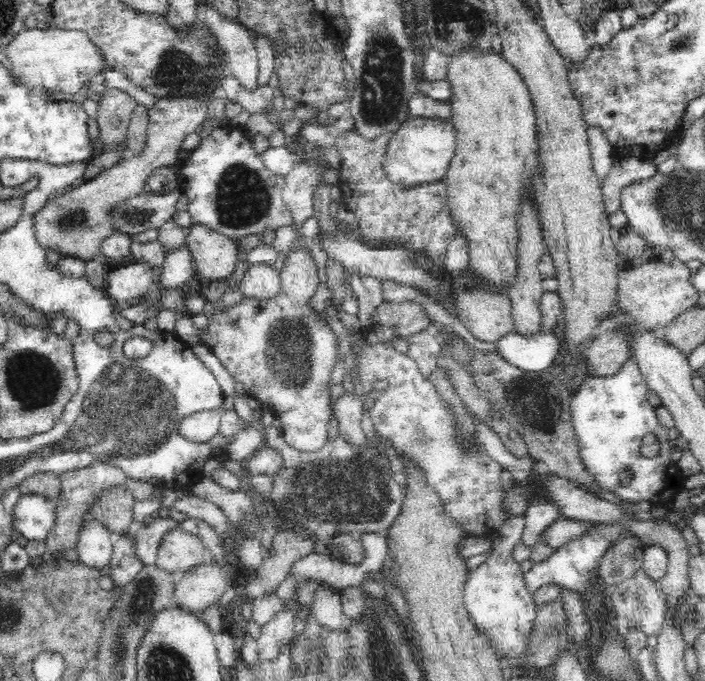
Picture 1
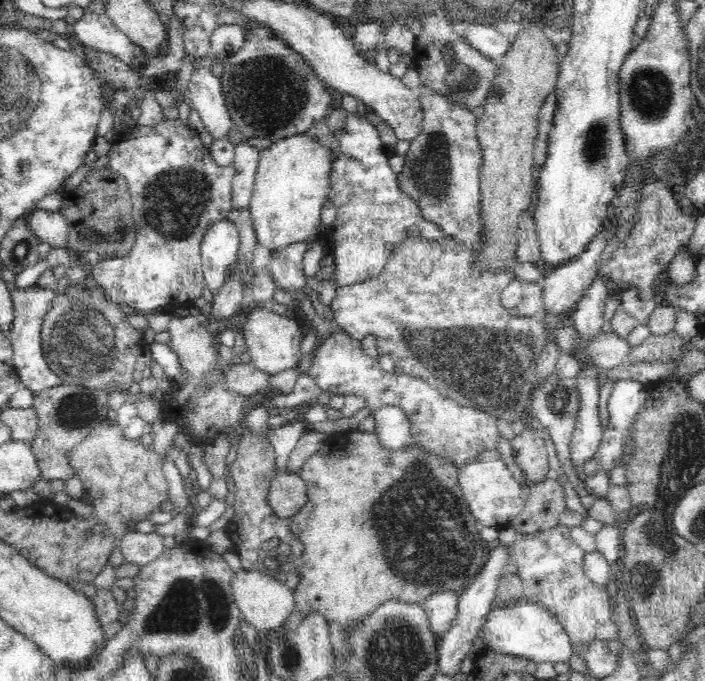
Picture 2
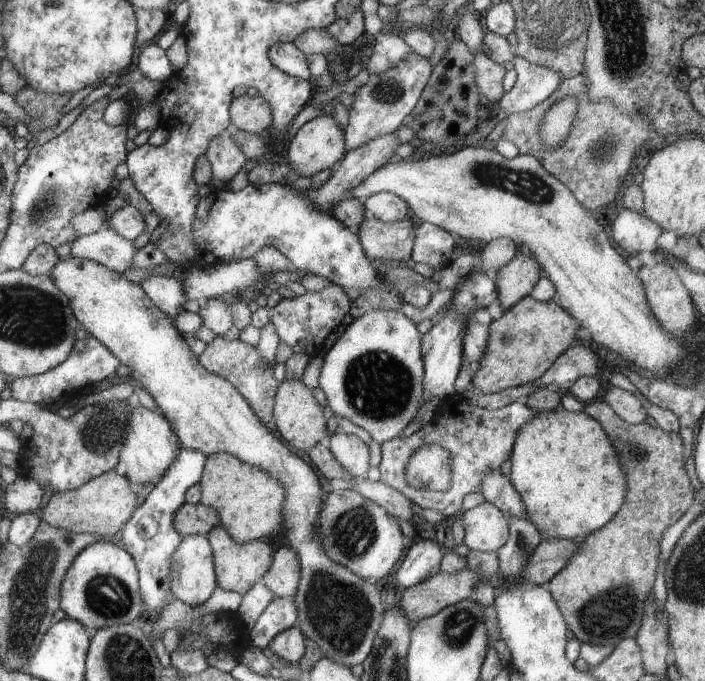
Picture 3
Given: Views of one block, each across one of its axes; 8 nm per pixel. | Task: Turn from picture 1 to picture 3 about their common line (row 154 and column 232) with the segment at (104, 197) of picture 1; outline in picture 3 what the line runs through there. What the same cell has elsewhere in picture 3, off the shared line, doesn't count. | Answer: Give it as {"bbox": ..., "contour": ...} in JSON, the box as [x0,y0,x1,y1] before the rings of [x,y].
{"bbox":[205,130,249,186],"contour":[[[231,130],[224,132],[222,136],[216,136],[205,155],[212,167],[213,183],[219,186],[228,186],[242,167],[249,165],[242,150],[234,144]]]}

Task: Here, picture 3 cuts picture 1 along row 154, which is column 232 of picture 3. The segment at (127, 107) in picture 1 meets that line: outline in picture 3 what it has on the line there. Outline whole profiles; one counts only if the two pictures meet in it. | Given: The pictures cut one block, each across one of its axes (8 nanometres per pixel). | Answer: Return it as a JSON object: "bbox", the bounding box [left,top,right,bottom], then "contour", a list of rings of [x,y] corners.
{"bbox":[232,95,272,135],"contour":[[[244,95],[232,100],[232,125],[235,129],[261,135],[272,125],[272,112],[268,102],[261,95],[253,98]]]}

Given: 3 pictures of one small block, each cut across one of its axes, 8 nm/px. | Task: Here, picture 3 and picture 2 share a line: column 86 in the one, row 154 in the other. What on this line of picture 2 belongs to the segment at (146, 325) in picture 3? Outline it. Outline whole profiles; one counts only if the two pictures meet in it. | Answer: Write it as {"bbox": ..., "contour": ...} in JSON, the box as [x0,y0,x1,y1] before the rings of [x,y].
{"bbox":[248,132,333,254],"contour":[[[309,132],[273,141],[271,146],[260,152],[259,168],[248,207],[252,215],[257,242],[271,250],[271,254],[276,254],[278,250],[283,250],[291,244],[304,243],[310,238],[322,237],[318,227],[322,224],[321,210],[324,201],[328,199],[329,176],[333,168],[333,160],[331,150],[316,142],[316,139],[312,139]]]}

